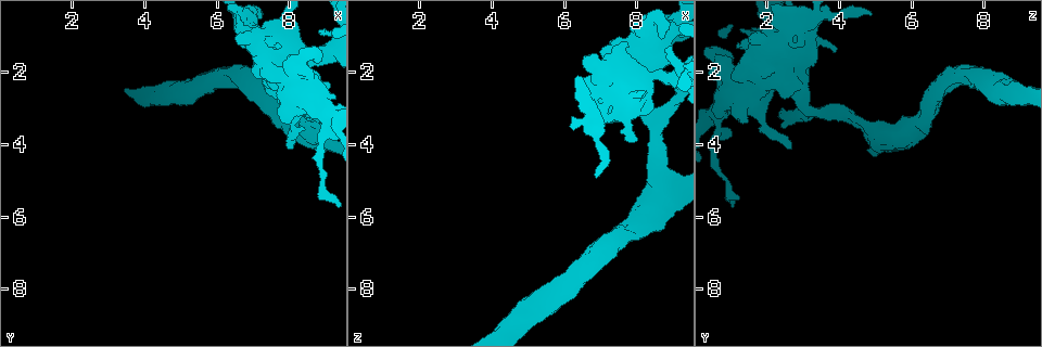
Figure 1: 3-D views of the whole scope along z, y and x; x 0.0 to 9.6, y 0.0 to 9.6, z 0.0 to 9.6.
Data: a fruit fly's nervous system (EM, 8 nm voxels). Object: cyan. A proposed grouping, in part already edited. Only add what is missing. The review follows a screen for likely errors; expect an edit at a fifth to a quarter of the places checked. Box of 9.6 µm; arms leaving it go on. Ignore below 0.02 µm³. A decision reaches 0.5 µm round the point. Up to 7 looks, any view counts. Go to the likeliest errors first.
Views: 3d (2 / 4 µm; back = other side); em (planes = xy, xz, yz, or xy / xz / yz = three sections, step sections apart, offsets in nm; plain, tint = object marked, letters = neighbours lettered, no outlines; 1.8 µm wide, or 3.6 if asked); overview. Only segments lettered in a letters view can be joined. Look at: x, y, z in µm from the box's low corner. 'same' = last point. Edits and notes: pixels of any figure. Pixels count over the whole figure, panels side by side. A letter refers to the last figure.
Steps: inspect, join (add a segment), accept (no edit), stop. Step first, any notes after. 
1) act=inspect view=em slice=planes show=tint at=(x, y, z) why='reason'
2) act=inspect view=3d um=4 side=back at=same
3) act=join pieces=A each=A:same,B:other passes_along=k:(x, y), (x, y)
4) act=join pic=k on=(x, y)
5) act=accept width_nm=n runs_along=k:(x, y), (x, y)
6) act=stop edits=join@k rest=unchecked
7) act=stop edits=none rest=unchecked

act=inspect view=3d um=4 at=(7.45, 1.40, 1.95) why='thick turns thin'

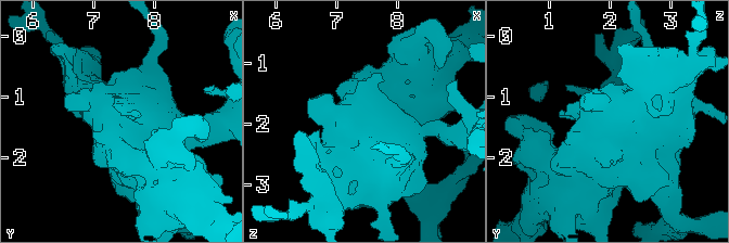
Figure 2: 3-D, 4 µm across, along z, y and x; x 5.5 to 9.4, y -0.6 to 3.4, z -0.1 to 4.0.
act=inspect view=em slice=xz step=4 show=tint at=(7.45, 1.40, 2.00) why='now the EM'

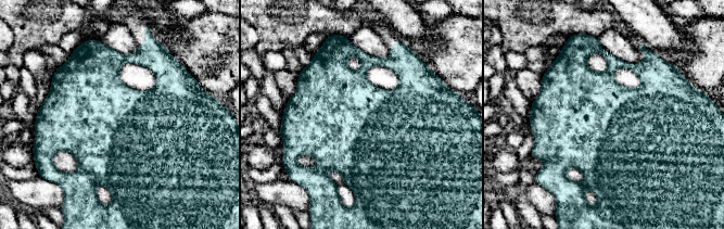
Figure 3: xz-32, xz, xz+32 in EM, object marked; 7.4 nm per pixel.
act=inspect view=em slice=planes show=letters at=same

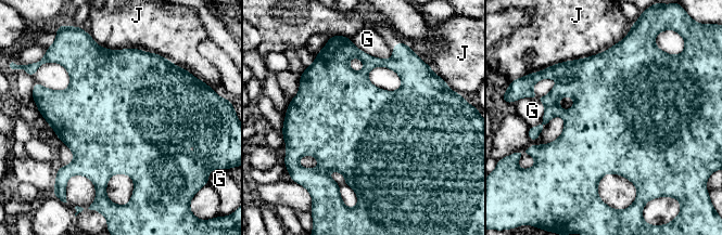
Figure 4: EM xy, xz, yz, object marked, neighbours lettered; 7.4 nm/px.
act=accept each=G:other,J:other border=4:(351, 41), (374, 56), (393, 56) found='no lettered segment goes on from it'

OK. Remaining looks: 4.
act=inspect view=3d um=2 at=(8.90, 5.10, 0.95) why='sharp bend'

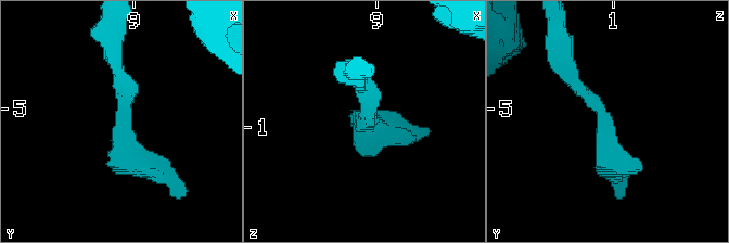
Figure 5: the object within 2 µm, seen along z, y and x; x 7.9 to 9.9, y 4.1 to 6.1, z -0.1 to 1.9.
act=inspect view=em slice=yz step=16 show=tint at=(8.96, 5.12, 0.92)

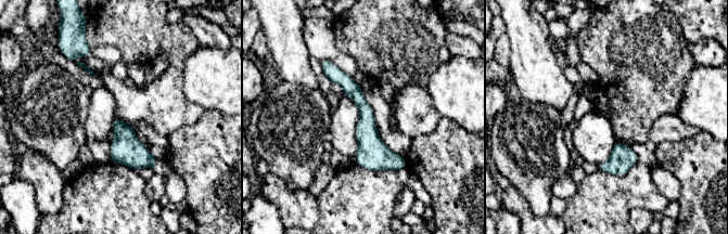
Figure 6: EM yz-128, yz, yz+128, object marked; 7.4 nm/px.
act=inspect view=em slice=planes show=letters at=same

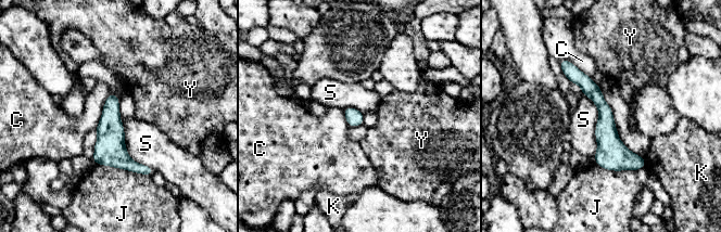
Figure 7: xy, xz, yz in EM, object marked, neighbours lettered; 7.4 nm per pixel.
act=accept each=C:other,J:other,K:other,S:other,Y:other runs_along=7:(566, 62), (603, 106), (607, 138), (643, 164) found='no lettered segment goes on from it'

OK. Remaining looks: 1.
act=inspect view=em slice=planes show=letters at=(8.00, 1.30, 3.85) why='an open end'

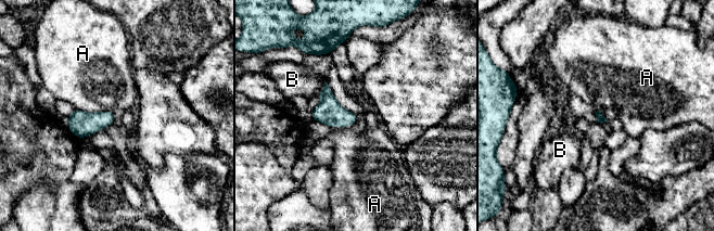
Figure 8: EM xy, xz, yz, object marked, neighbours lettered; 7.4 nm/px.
act=accept each=A:other,B:other found='none of them fits'

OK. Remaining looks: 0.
act=stop edits=none rest=unchecked

